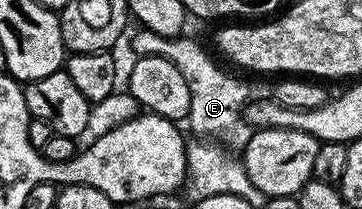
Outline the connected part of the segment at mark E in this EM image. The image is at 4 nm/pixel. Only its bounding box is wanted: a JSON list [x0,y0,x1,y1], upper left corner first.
[131,28,256,152]

